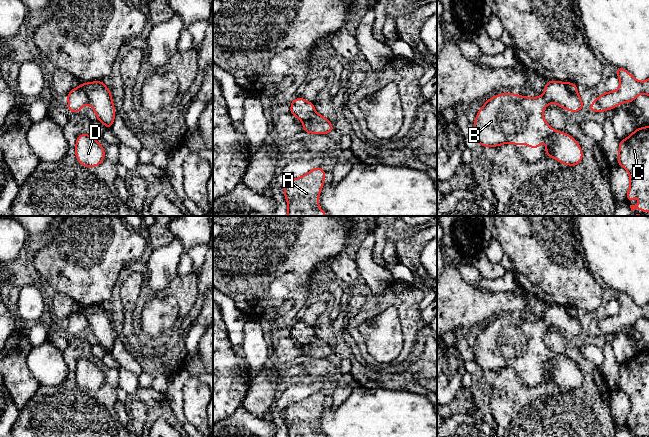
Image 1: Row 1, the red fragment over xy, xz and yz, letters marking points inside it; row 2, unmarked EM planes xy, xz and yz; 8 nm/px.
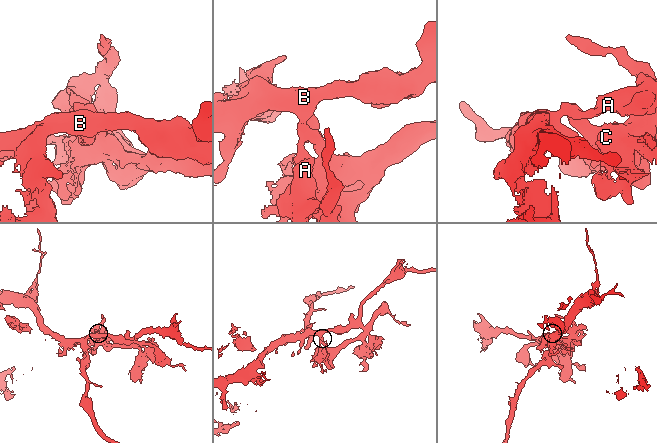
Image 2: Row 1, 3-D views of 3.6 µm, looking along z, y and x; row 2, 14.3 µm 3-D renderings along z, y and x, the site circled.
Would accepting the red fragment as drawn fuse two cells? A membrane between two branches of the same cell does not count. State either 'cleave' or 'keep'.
cleave

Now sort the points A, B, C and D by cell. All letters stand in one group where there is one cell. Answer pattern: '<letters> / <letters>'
A B D / C

